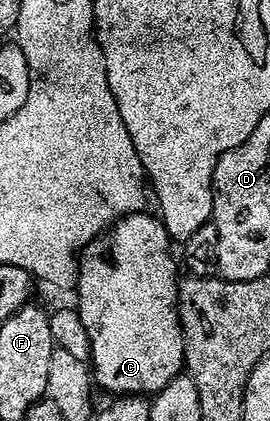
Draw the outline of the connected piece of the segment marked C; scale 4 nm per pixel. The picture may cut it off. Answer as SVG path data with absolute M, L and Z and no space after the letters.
M149 211L140 213L128 213L127 216L114 221L101 236L89 242L79 254L77 266L77 302L75 308L79 319L83 319L83 327L87 327L87 339L91 339L91 377L98 386L100 384L113 395L156 395L171 379L175 379L182 372L185 363L185 336L181 330L181 319L177 316L177 287L179 284L179 272L177 265L173 262L173 253L169 250L171 235L165 229L160 216L149 214Z

